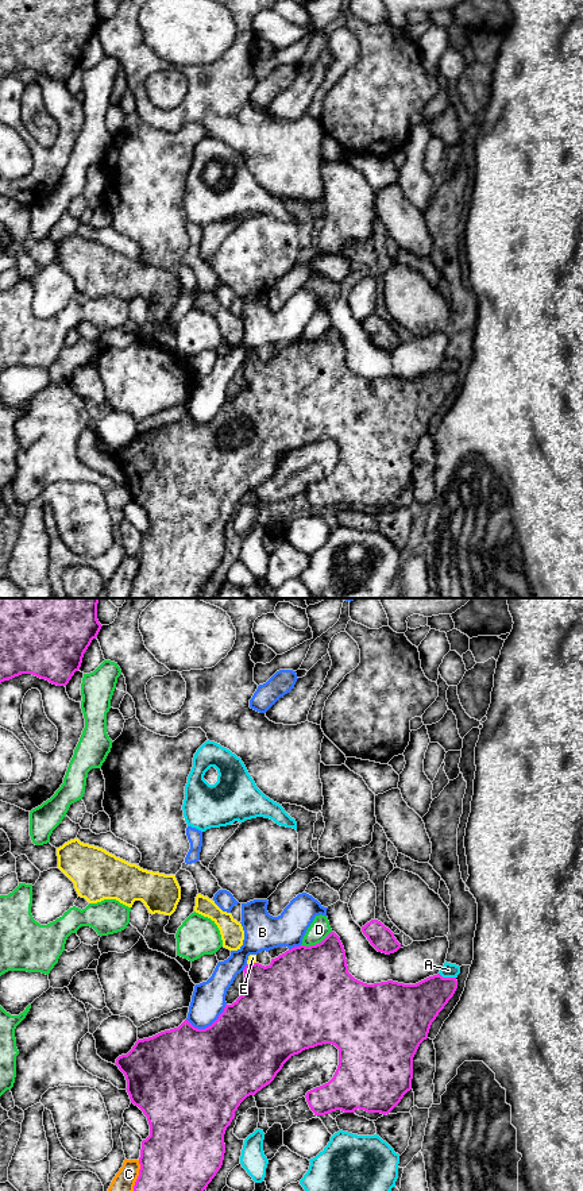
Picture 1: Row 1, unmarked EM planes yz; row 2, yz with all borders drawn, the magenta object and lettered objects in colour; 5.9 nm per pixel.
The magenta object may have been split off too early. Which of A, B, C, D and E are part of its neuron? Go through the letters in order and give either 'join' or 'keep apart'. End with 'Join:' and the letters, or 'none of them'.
A: keep apart
B: keep apart
C: keep apart
D: keep apart
E: join
Join: E

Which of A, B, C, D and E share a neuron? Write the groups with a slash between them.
A / B / C / D / E

